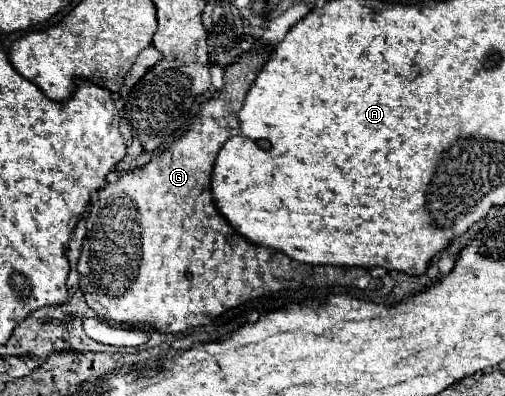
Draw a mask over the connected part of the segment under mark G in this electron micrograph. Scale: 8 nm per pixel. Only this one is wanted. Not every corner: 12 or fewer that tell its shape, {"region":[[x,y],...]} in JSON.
{"region":[[272,52],[98,190],[78,260],[106,322],[204,326],[264,294],[374,288],[256,246],[212,200]]}

